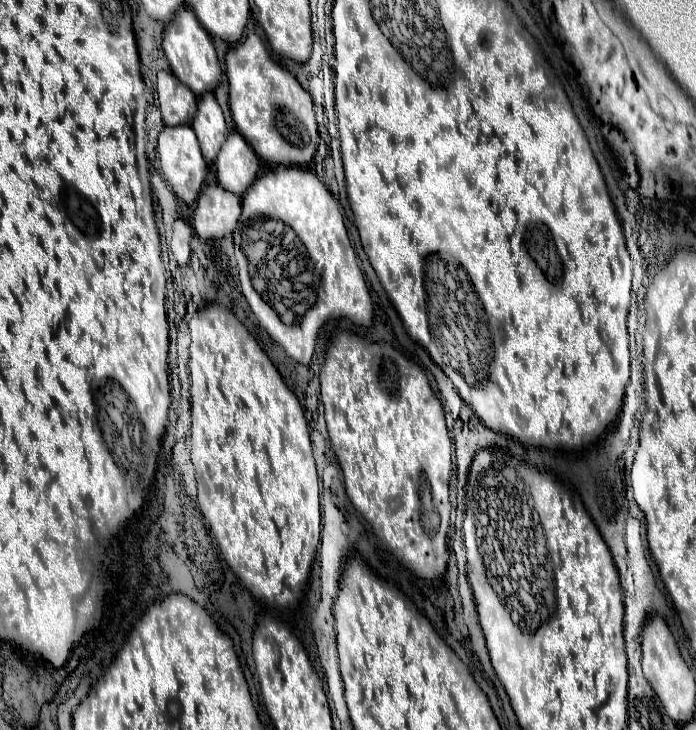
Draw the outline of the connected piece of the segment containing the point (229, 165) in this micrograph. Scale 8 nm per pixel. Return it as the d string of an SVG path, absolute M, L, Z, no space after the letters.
M231 132L227 136L227 142L219 150L215 168L219 184L225 190L243 196L245 190L255 182L261 168L261 160L251 150L251 146L247 146L245 138L239 132Z

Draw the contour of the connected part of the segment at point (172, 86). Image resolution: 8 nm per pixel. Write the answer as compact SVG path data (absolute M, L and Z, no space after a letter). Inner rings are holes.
M171 72L157 74L157 98L167 126L189 124L197 110L197 96Z

